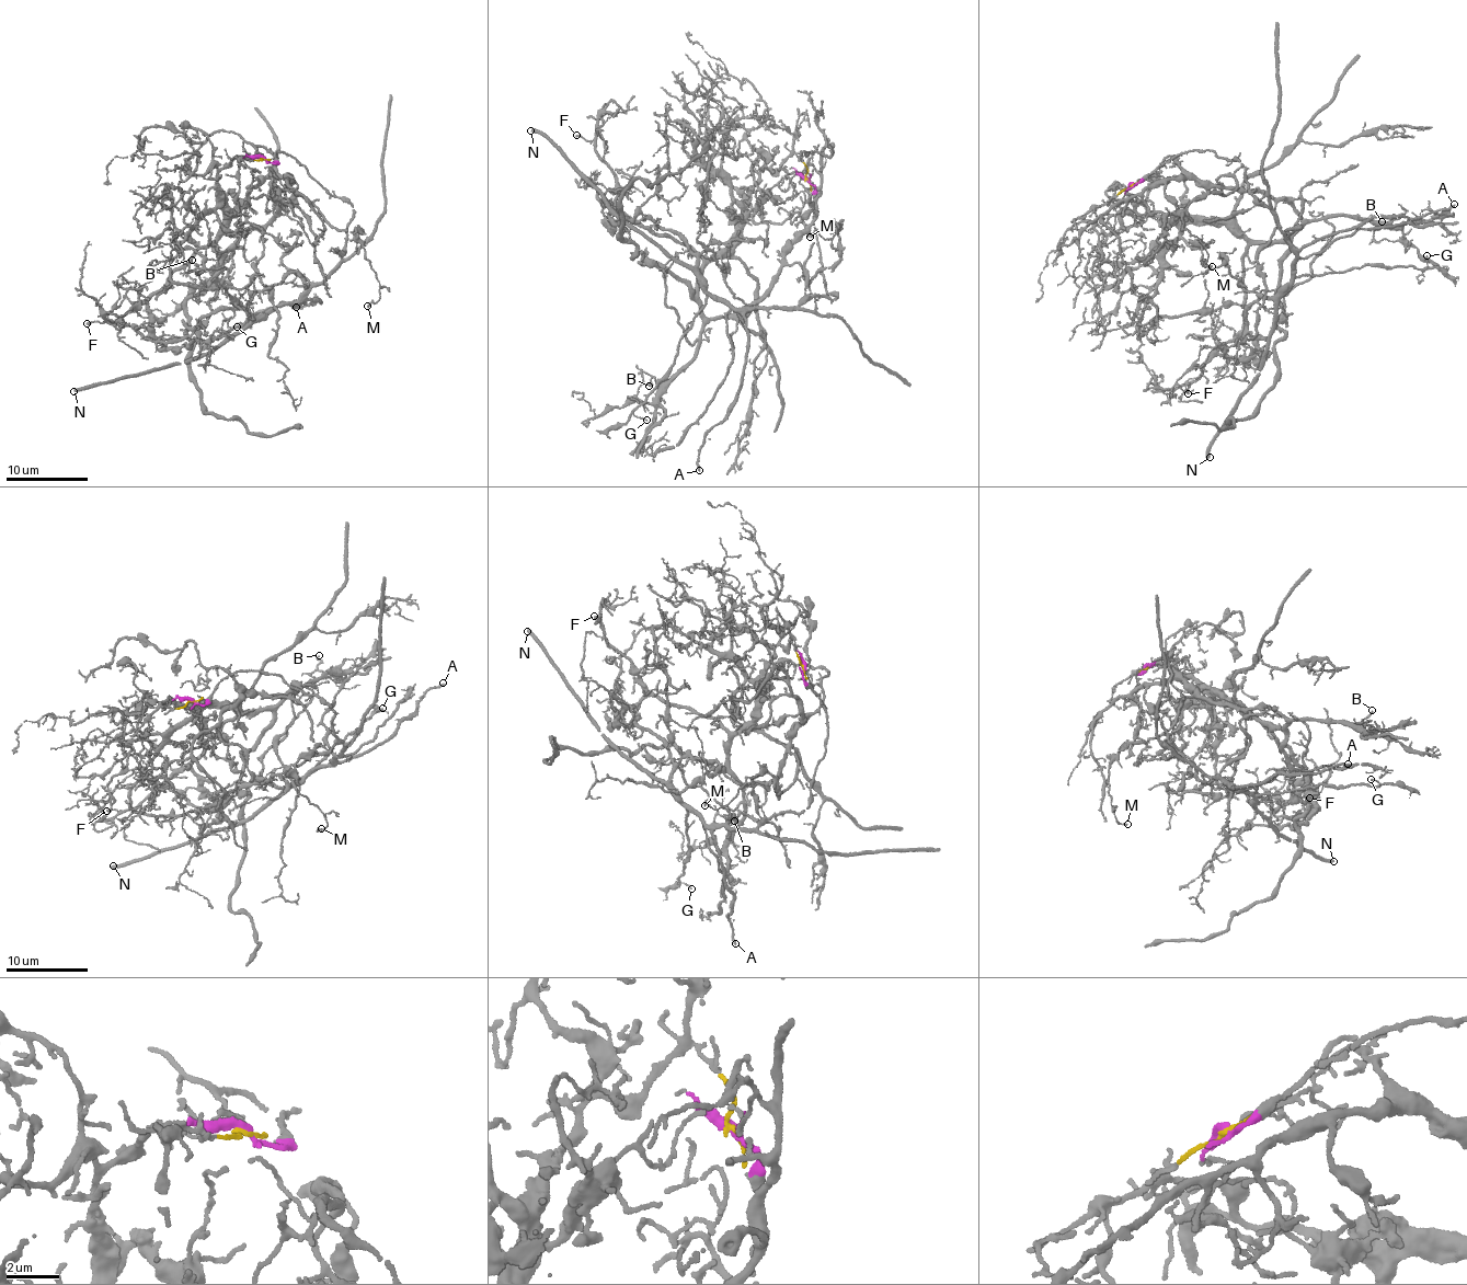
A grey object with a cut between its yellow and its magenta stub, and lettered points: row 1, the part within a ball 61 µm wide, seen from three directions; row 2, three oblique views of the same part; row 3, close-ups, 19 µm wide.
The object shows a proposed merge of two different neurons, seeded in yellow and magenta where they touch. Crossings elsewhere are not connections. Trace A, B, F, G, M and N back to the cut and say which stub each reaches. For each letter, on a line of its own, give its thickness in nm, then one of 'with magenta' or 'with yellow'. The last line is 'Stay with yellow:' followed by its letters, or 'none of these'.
A: 220 nm thick; with magenta
B: 120 nm thick; with yellow
F: 170 nm thick; with yellow
G: 110 nm thick; with magenta
M: 130 nm thick; with yellow
N: 340 nm thick; with magenta
Stay with yellow: B, F, M

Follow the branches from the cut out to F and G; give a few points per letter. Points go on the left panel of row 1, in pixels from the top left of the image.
F: (262, 158), (235, 158), (219, 171), (219, 190), (230, 207), (214, 242), (125, 316), (87, 324)
G: (262, 158), (276, 163), (281, 151), (294, 158), (354, 214), (337, 264), (322, 282), (237, 327)

